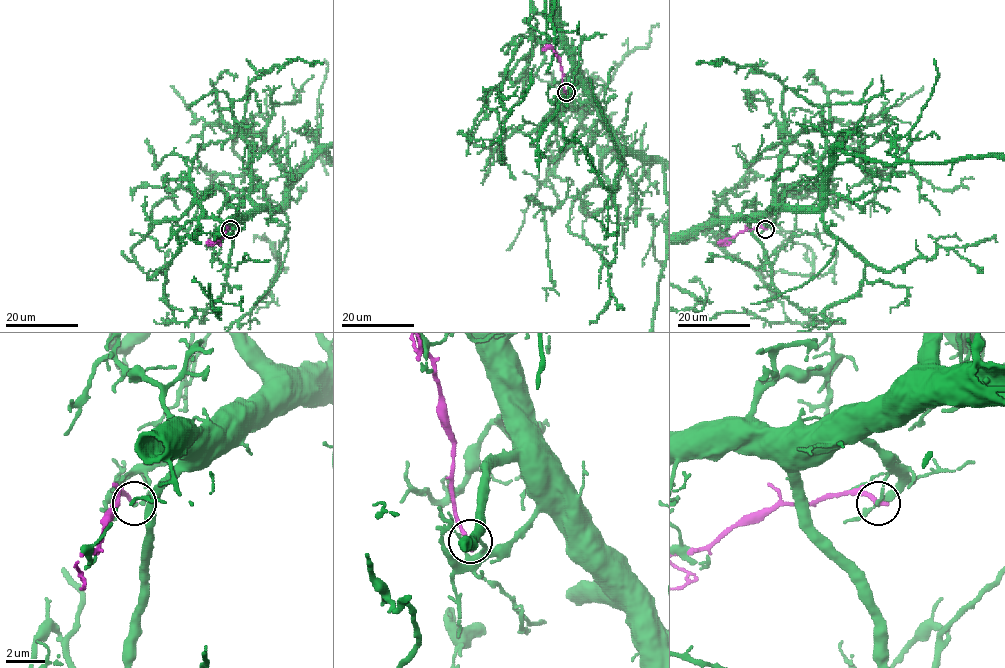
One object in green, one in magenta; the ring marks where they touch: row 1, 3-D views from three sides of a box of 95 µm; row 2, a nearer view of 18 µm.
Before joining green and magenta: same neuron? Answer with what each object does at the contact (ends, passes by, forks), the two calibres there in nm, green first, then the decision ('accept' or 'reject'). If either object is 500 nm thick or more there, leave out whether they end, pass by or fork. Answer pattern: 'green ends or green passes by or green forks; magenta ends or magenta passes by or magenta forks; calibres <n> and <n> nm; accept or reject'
green ends; magenta ends; calibres 150 and 240 nm; reject

